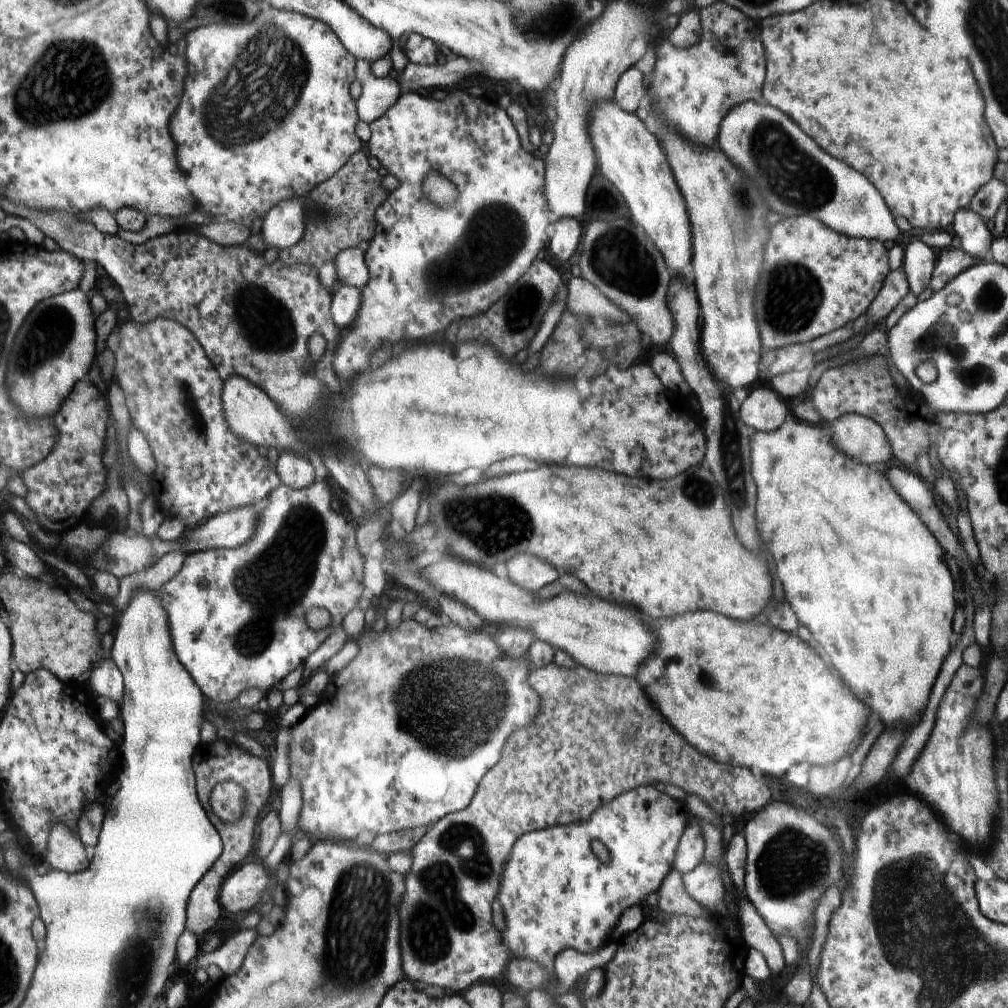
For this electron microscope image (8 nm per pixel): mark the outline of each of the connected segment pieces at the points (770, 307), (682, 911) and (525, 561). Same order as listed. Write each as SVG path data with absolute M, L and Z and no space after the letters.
M817 217L782 218L774 226L774 240L766 252L766 276L758 288L758 316L762 316L766 348L809 344L852 321L861 325L890 272L894 272L890 248L880 240L846 236Z
M670 870L657 893L658 906L663 911L672 912L676 916L690 916L690 918L708 916L709 911L688 896L680 872L676 870Z
M532 554L514 556L506 562L508 578L526 592L536 594L558 580L558 572L548 562Z

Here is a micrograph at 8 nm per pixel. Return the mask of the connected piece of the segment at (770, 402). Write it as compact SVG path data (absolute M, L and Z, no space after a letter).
M756 388L749 390L748 398L744 400L740 408L740 418L746 426L762 432L772 432L784 424L786 406L778 400L778 394L768 388Z

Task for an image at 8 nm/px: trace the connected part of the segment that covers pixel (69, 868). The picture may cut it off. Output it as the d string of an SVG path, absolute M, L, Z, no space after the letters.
M57 824L53 828L46 862L54 870L69 873L88 870L93 863L79 834L65 824Z

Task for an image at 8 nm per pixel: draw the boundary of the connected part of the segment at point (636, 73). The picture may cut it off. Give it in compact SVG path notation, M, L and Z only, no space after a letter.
M633 67L618 80L614 102L626 112L635 113L644 105L646 95L646 78L638 68Z

